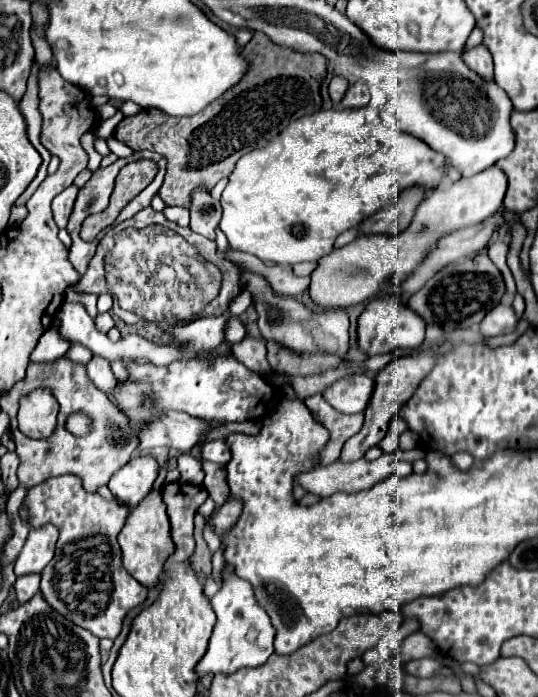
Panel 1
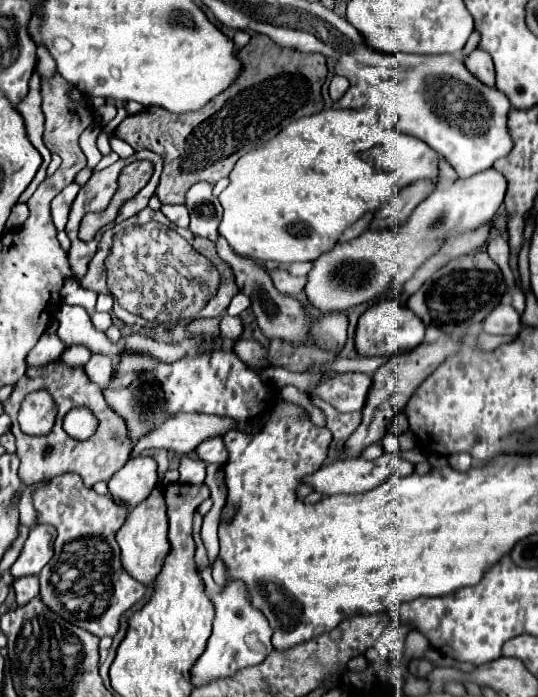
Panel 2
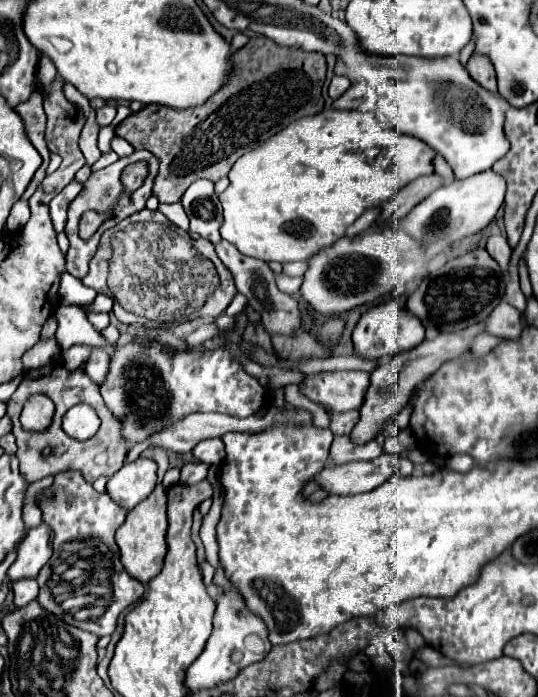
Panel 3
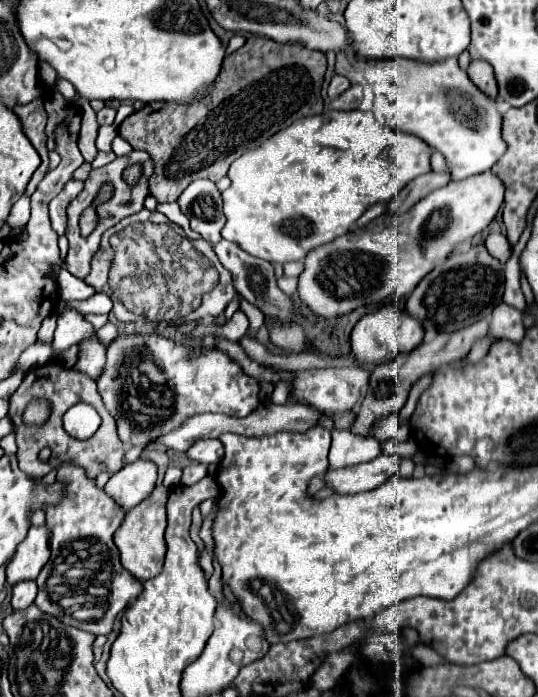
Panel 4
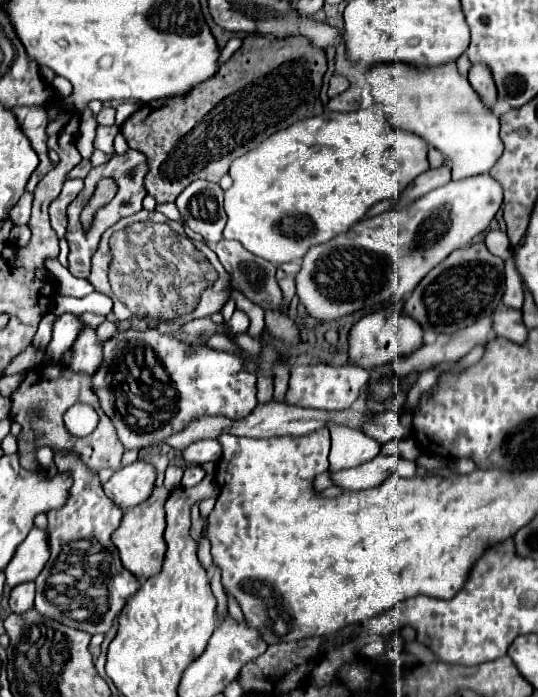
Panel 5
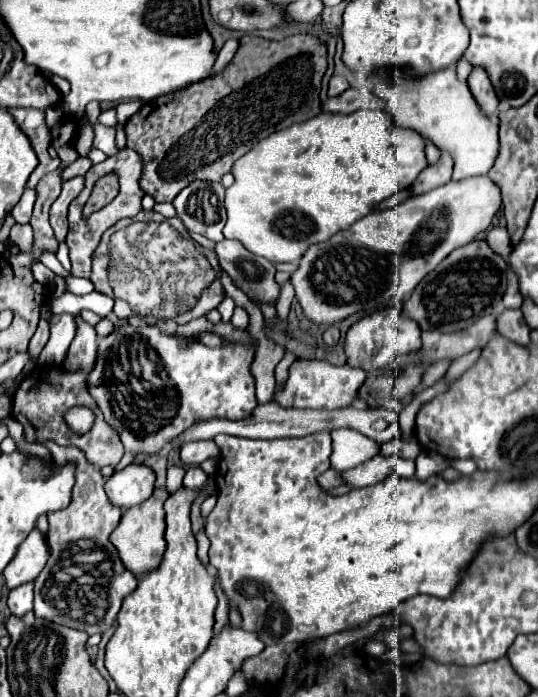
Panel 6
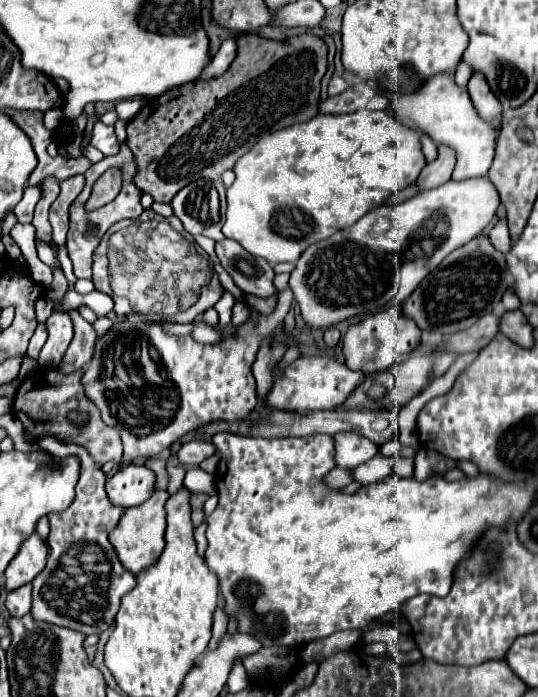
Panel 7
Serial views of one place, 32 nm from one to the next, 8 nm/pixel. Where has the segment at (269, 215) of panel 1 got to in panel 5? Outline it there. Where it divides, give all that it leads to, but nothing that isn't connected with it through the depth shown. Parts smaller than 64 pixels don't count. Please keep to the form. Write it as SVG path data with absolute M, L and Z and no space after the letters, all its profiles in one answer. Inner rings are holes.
M370 88L360 91L362 103L356 112L324 112L300 120L232 162L228 174L234 182L224 192L224 210L228 216L224 238L238 240L248 252L272 264L300 260L312 246L346 232L372 204L394 198L394 194L402 192L418 174L430 168L428 144L412 132L392 128L384 120L386 116L376 110Z

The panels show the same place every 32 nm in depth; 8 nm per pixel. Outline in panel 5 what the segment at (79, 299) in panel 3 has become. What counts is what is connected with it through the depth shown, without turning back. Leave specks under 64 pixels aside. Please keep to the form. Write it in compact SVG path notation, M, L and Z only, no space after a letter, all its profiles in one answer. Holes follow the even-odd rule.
M50 260L46 264L46 268L50 268L50 272L54 274L54 278L58 280L60 284L60 294L62 296L72 296L72 298L84 298L88 294L94 292L94 286L88 282L88 280L80 280L80 278L74 278L68 268L64 268L58 260Z

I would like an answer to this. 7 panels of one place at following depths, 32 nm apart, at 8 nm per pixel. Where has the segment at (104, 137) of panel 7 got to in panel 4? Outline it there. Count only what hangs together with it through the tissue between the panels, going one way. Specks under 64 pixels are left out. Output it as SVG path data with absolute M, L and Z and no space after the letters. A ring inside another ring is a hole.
M112 124L112 126L100 126L100 130L98 130L98 140L96 140L96 146L98 146L100 152L110 152L110 150L112 150L110 144L112 144L114 136L118 134L116 130L118 130L118 128L116 128L114 124Z

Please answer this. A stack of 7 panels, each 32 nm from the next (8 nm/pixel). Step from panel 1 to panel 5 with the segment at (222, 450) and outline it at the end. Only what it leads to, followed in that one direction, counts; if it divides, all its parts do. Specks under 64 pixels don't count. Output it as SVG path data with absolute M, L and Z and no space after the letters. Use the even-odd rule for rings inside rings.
M198 440L194 444L190 444L184 452L186 462L192 464L206 464L206 462L216 462L222 456L222 448L218 440Z

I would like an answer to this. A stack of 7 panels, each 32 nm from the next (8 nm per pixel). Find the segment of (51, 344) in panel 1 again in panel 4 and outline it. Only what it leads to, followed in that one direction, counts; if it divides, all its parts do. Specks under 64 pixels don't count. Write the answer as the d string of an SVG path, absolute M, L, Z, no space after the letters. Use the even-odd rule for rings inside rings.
M36 342L36 344L30 346L28 350L24 350L24 354L20 356L20 360L18 360L18 370L28 372L30 368L44 366L44 364L48 364L50 360L54 360L52 342L48 342L48 344L40 344L40 342Z

